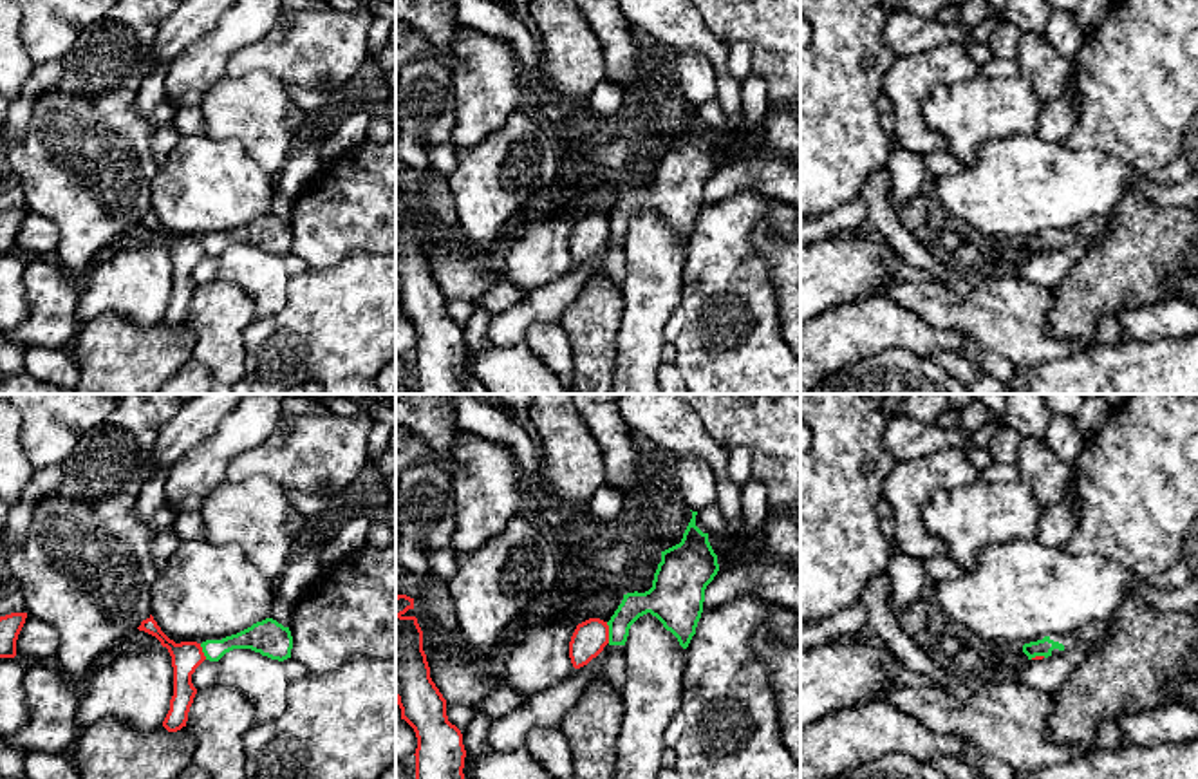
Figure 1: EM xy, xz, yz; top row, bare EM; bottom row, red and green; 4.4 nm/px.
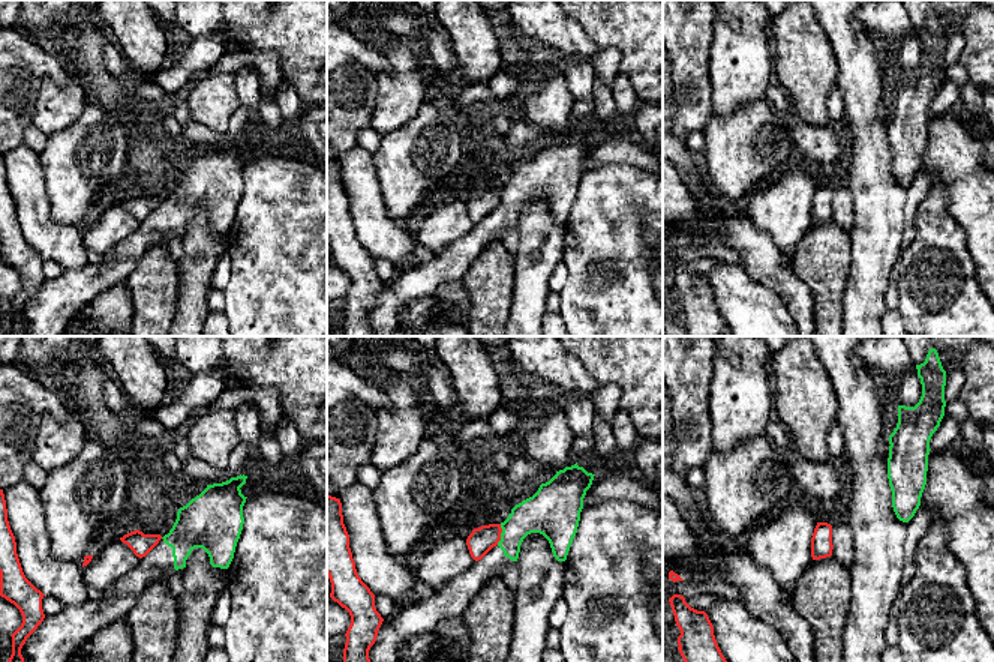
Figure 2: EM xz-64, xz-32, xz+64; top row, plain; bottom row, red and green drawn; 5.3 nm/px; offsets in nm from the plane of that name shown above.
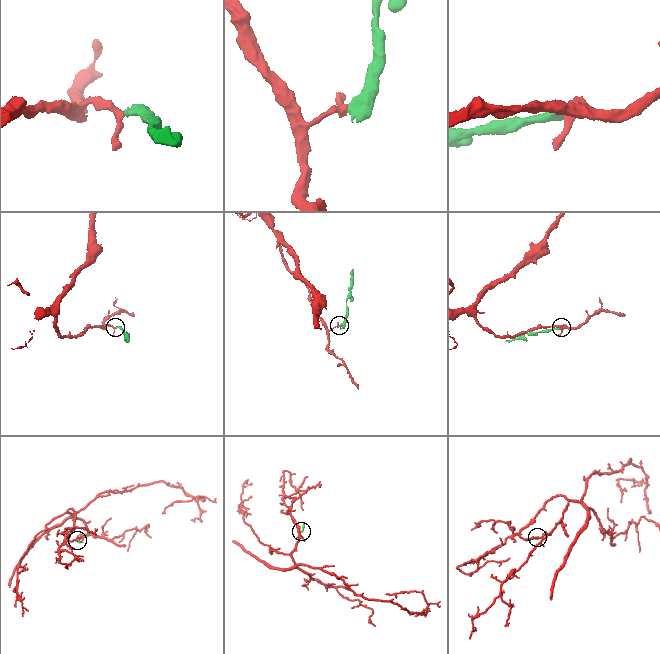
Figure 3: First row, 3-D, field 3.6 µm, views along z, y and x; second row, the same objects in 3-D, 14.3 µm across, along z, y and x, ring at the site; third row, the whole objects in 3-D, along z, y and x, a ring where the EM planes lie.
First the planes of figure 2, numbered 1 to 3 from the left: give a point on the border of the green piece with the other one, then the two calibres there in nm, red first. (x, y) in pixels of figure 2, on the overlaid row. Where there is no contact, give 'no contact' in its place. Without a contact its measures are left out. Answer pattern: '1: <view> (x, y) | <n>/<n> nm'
1: no contact
2: xz-32 (499, 535) | 140/200 nm
3: no contact

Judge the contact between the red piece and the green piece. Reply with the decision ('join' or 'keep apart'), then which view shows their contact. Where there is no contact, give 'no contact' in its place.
keep apart; contact in xz

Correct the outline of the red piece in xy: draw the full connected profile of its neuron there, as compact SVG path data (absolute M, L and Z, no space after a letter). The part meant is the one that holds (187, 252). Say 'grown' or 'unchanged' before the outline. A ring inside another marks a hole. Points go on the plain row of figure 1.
unchanged | M150 210L137 222L152 231L155 231L163 242L168 244L173 262L173 291L170 295L170 305L163 316L163 322L168 327L177 327L186 322L188 307L197 289L197 284L192 278L192 269L206 255L201 239L197 237L181 237L175 239L170 235L154 211Z

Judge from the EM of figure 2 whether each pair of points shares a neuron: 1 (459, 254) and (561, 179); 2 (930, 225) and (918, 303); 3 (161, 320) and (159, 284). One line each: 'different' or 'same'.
1: same
2: same
3: same

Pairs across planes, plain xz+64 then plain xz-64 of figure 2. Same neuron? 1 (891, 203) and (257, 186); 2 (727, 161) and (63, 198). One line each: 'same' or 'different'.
1: different
2: same

